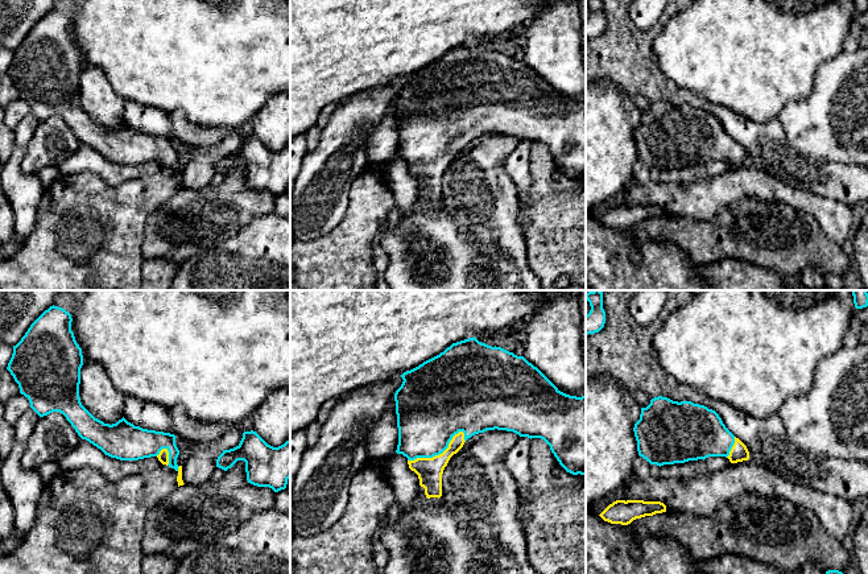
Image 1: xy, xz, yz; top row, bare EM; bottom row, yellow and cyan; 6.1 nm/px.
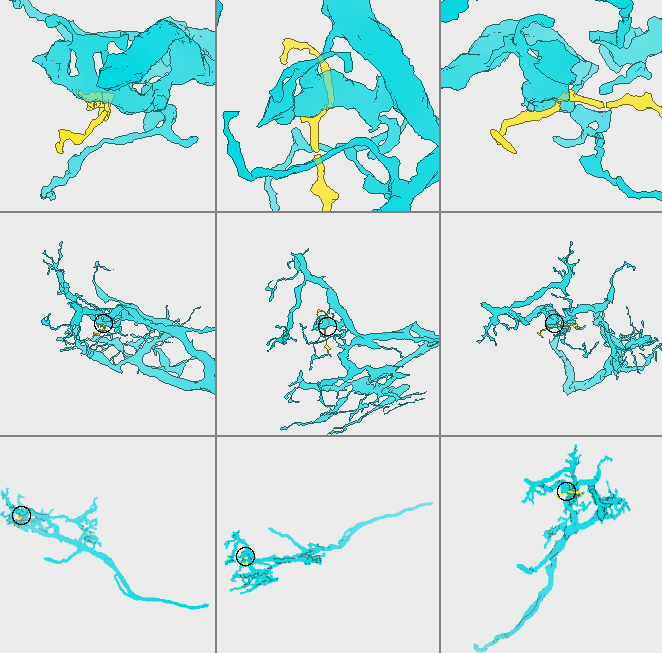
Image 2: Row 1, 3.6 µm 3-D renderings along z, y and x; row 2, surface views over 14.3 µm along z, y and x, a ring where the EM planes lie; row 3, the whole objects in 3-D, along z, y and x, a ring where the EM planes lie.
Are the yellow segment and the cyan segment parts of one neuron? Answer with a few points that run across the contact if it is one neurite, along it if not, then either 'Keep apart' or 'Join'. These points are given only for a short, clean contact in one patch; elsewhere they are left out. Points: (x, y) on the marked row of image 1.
Join

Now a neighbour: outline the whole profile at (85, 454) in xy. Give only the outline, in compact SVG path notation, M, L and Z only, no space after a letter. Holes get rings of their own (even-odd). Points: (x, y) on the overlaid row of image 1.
M80 439L73 451L58 461L58 464L62 474L88 466L99 471L108 482L117 482L133 474L162 466L157 457L139 461L111 458L86 439Z

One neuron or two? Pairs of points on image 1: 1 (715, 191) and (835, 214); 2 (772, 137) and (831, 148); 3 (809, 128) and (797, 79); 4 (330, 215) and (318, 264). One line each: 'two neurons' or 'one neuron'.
1: one neuron
2: two neurons
3: two neurons
4: two neurons

